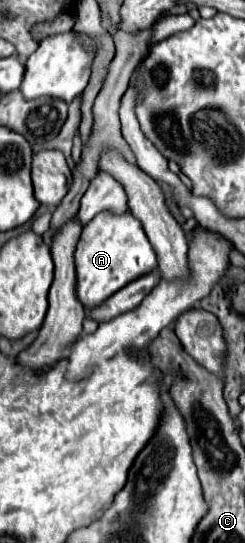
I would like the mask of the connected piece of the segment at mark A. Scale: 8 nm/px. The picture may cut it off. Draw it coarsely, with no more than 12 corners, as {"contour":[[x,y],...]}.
{"contour":[[129,211],[99,213],[75,251],[77,299],[103,305],[157,259]]}

